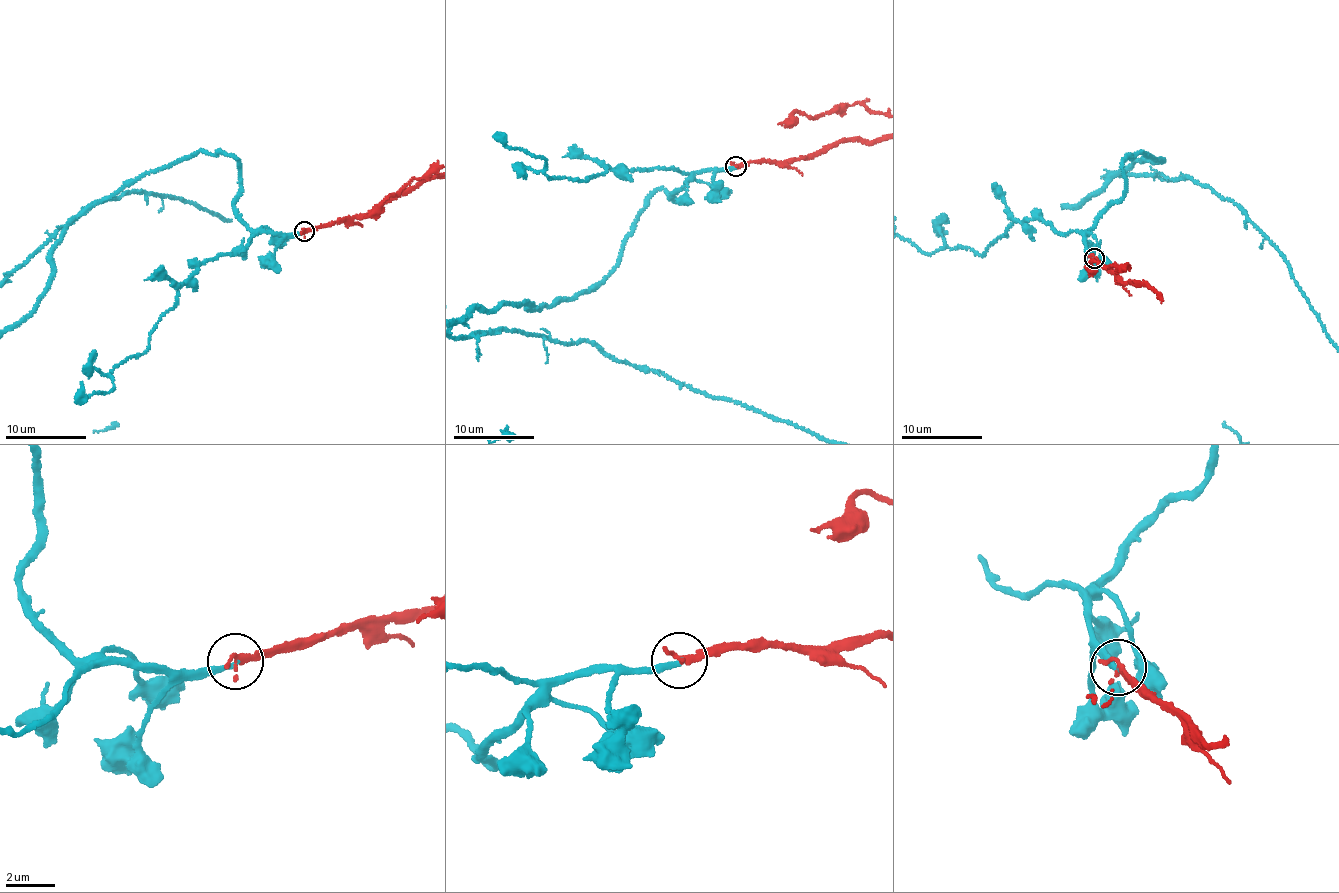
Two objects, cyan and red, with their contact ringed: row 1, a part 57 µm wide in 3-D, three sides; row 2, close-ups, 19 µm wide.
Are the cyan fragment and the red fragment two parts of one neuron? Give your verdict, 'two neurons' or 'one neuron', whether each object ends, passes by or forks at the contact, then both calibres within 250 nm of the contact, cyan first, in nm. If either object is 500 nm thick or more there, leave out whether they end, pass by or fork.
one neuron; cyan ends there; red ends there; 190 nm thick on the cyan side, 280 nm on the other

